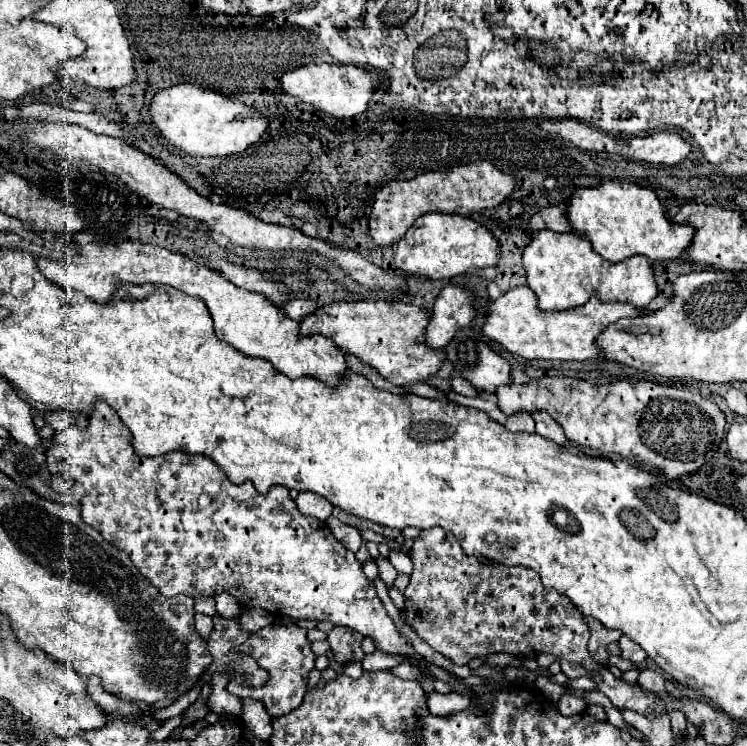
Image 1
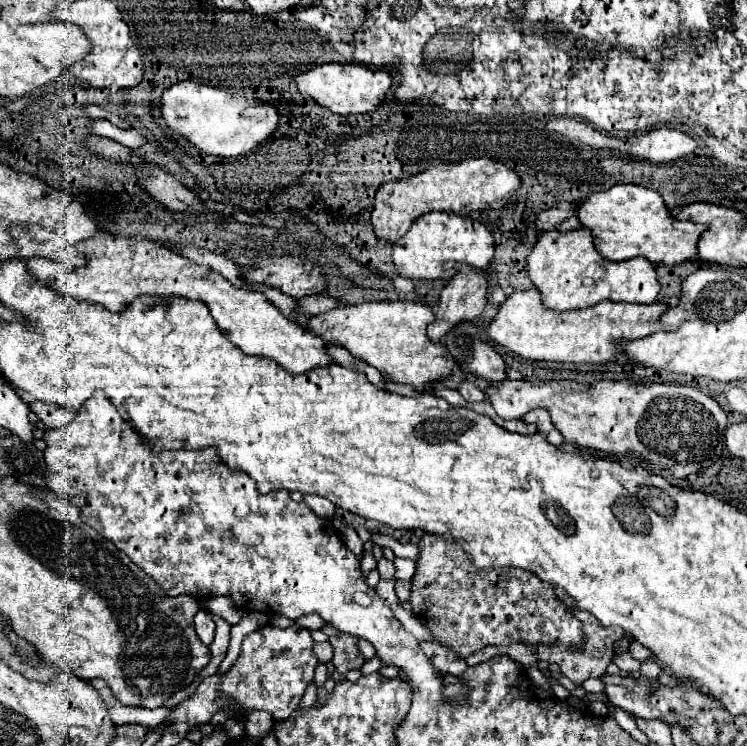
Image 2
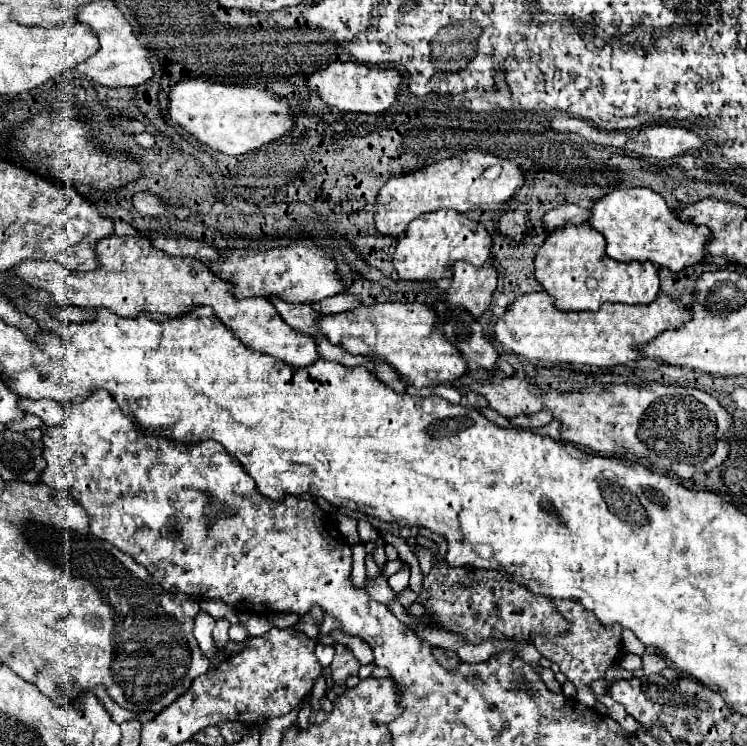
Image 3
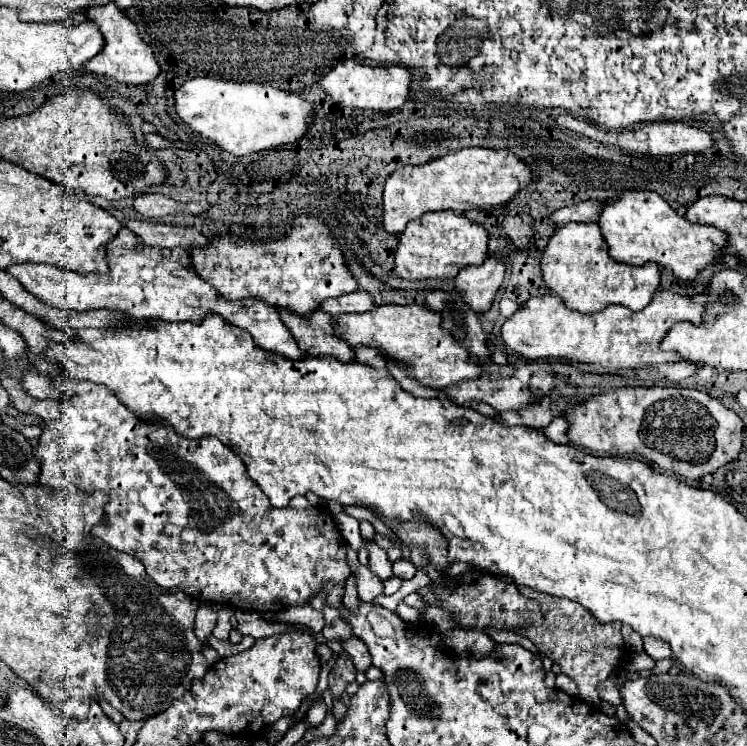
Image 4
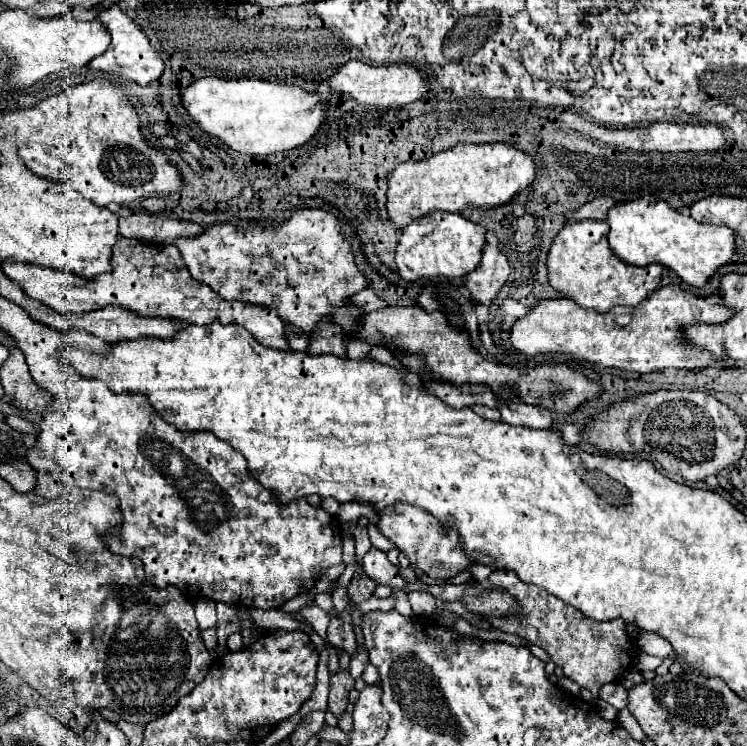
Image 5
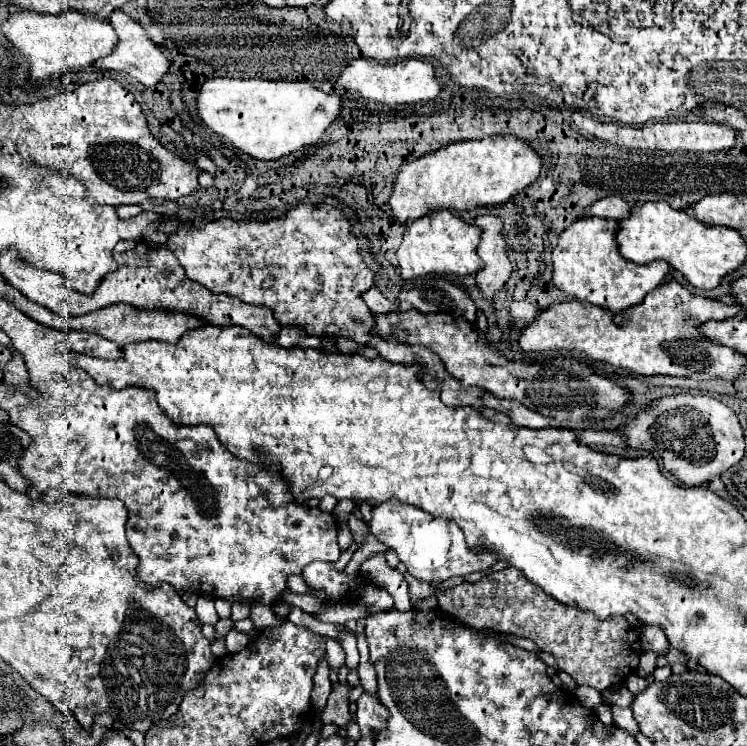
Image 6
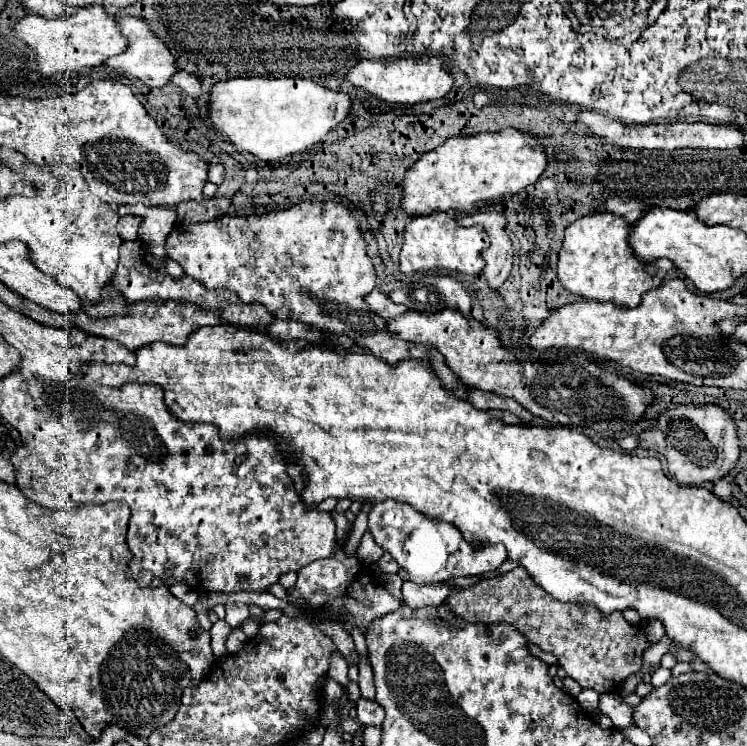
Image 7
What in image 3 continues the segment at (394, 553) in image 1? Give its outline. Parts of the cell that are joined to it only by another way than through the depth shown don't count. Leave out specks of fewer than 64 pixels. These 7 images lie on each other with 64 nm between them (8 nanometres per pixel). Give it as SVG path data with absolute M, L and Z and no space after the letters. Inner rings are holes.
M402 562L402 564L404 566L400 568L400 572L396 572L394 576L388 578L388 584L392 586L394 592L400 592L402 588L406 588L408 586L408 580L410 580L410 566L406 562Z

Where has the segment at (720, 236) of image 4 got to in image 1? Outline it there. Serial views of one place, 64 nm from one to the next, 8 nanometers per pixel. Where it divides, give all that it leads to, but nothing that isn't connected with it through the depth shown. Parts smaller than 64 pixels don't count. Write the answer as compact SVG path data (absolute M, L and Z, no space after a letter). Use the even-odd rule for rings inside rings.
M626 180L578 188L566 202L564 216L570 224L570 232L586 236L592 242L594 252L598 252L608 262L620 262L634 254L642 254L652 262L676 260L682 258L682 252L692 240L692 228L684 224L672 224L664 216L664 208L650 188L642 188Z

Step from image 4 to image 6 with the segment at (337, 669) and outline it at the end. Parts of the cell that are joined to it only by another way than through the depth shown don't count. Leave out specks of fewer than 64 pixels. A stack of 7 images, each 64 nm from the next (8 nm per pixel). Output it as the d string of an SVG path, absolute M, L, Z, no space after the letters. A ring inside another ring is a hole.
M334 684L328 704L324 708L324 712L320 712L322 722L324 724L336 724L340 728L346 728L346 724L350 722L350 712L348 712L348 696L352 692L350 684Z

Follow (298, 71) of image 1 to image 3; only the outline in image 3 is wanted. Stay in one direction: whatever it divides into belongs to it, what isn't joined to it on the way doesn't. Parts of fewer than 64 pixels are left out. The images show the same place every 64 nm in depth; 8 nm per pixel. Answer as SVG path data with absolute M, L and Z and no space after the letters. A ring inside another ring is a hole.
M332 62L332 66L318 70L306 78L306 86L314 90L326 106L338 108L340 112L382 112L394 102L394 94L400 86L398 70L368 68L354 62Z

